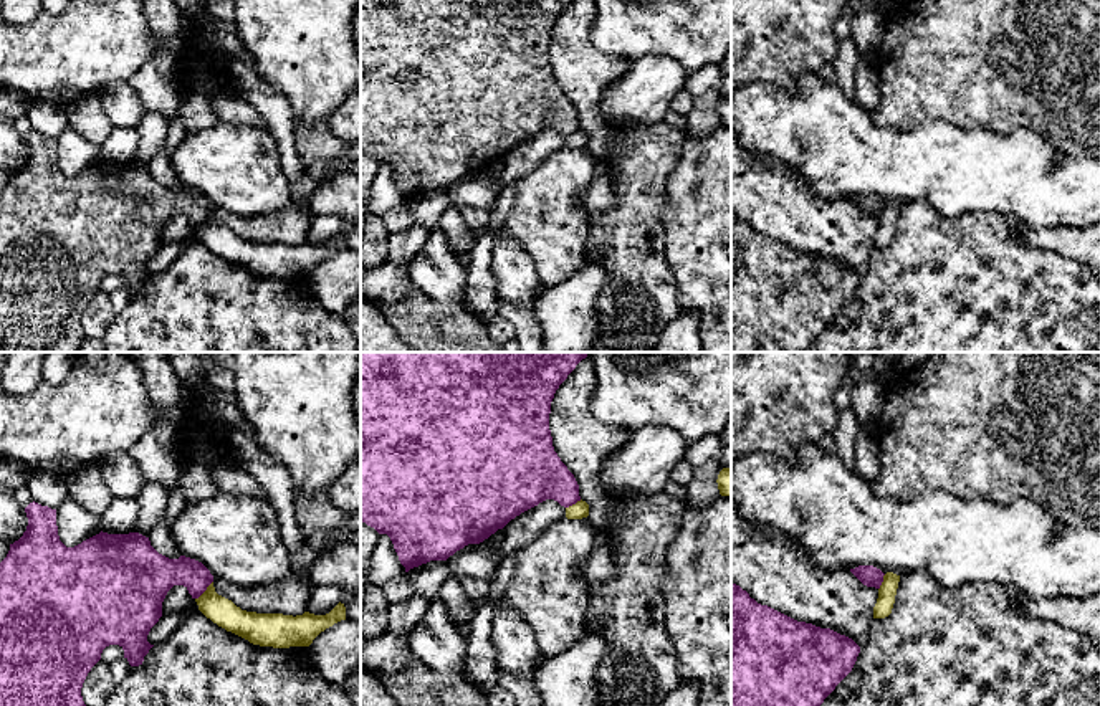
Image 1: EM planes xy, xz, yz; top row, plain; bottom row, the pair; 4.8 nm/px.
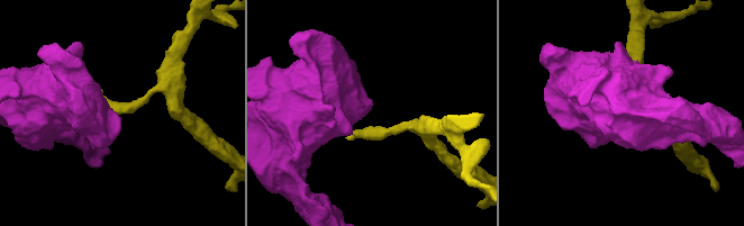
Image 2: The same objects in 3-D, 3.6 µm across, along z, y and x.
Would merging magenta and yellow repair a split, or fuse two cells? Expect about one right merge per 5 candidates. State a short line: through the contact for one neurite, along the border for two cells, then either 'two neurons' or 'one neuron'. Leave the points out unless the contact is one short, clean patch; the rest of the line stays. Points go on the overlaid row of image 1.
line xy (212, 581), (196, 599); two neurons

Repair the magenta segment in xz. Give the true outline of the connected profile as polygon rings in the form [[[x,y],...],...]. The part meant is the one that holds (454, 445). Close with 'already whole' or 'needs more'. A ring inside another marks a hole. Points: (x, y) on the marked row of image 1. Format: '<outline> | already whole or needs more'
[[[361,352],[361,522],[387,534],[409,572],[430,561],[447,561],[468,544],[480,544],[521,513],[546,499],[569,508],[581,501],[574,475],[552,446],[551,402],[559,385],[587,352]]] | already whole

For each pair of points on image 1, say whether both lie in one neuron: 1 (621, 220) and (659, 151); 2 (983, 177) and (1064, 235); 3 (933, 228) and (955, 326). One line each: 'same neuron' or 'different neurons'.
1: same neuron
2: different neurons
3: same neuron

